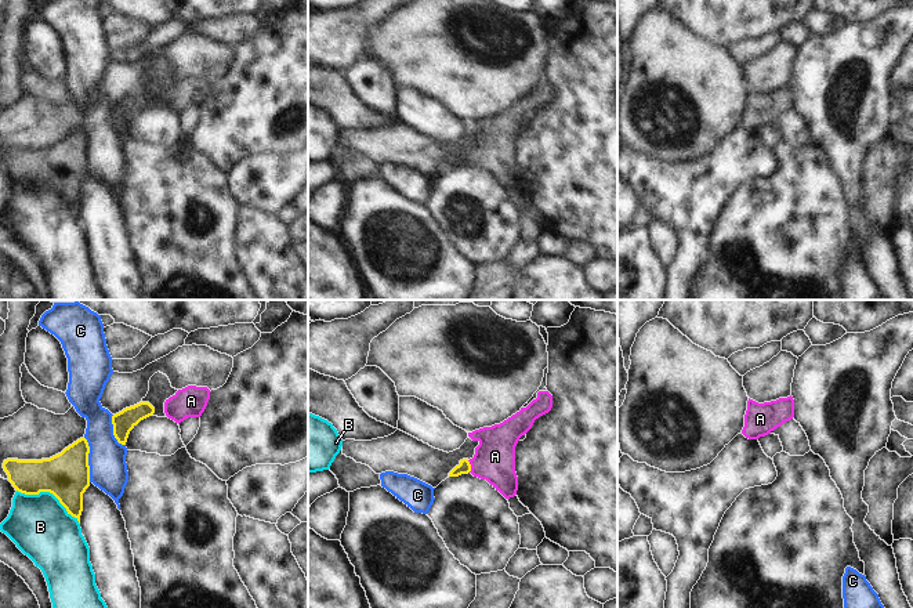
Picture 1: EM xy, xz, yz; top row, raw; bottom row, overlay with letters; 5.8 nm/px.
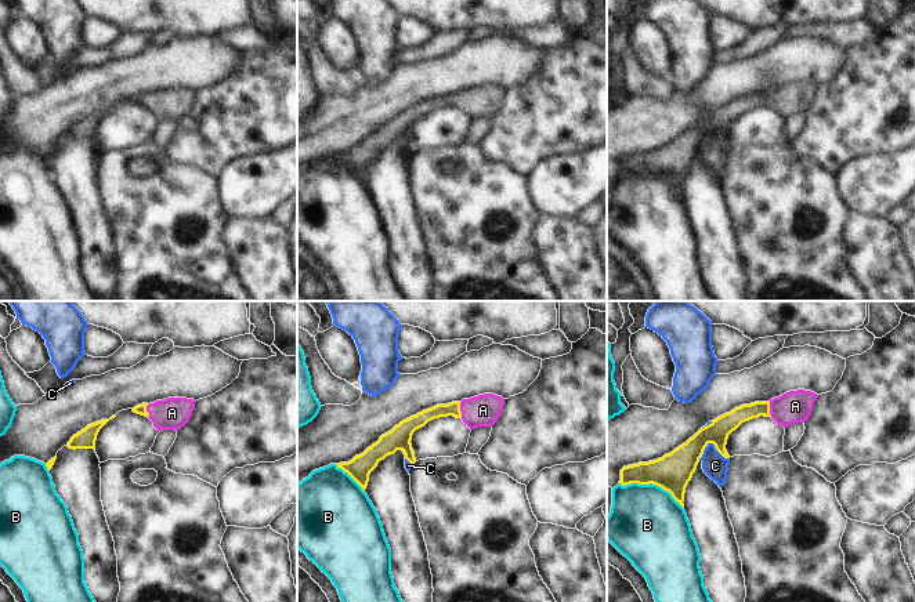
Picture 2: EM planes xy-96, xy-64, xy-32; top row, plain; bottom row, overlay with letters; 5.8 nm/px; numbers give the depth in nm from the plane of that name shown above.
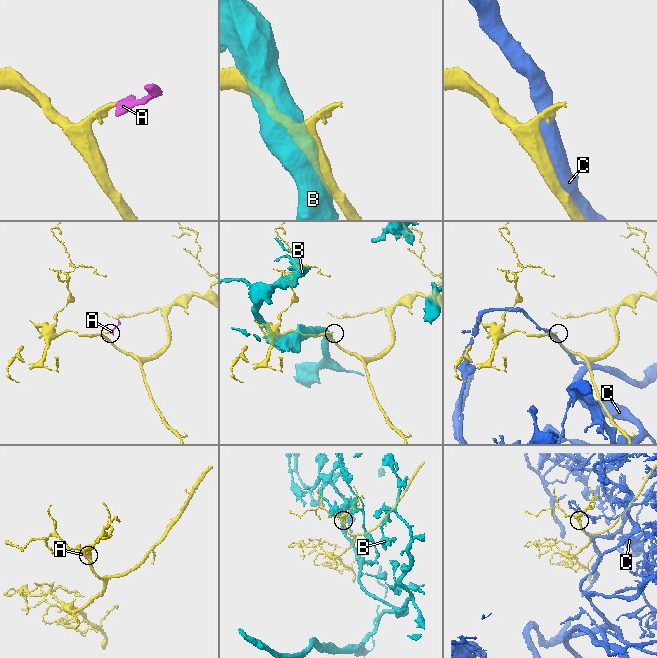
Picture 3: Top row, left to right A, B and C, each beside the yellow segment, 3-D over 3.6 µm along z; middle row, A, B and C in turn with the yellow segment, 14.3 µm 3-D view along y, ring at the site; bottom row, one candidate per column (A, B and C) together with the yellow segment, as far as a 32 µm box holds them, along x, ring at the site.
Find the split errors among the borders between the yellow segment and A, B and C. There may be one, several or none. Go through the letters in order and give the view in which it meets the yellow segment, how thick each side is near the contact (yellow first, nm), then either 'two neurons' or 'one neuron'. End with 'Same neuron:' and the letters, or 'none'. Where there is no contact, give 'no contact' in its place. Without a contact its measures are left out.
A: xz | 80/240 nm | one neuron
B: xy | 280/360 nm | two neurons
C: xy | 280/220 nm | two neurons
Same neuron: A

